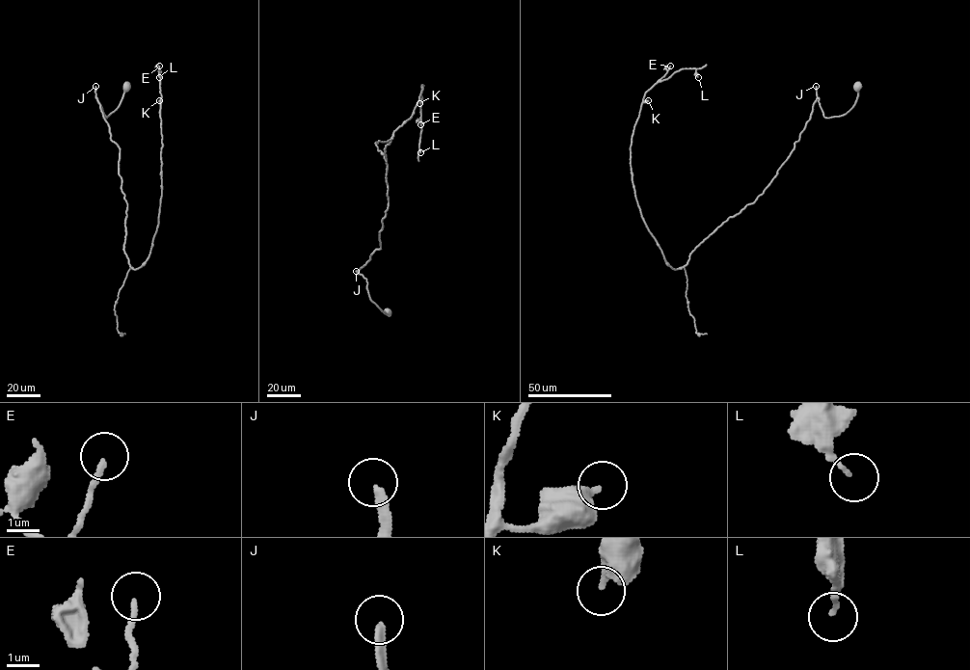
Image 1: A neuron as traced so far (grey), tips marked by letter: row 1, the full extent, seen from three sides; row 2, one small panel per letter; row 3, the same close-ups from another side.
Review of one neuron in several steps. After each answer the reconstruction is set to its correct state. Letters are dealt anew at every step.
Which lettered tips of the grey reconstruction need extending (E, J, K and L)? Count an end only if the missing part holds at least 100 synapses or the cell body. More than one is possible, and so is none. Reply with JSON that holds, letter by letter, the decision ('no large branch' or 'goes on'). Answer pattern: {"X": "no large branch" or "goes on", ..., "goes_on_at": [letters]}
{"E": "no large branch", "J": "goes on", "K": "no large branch", "L": "no large branch", "goes_on_at": ["J"]}

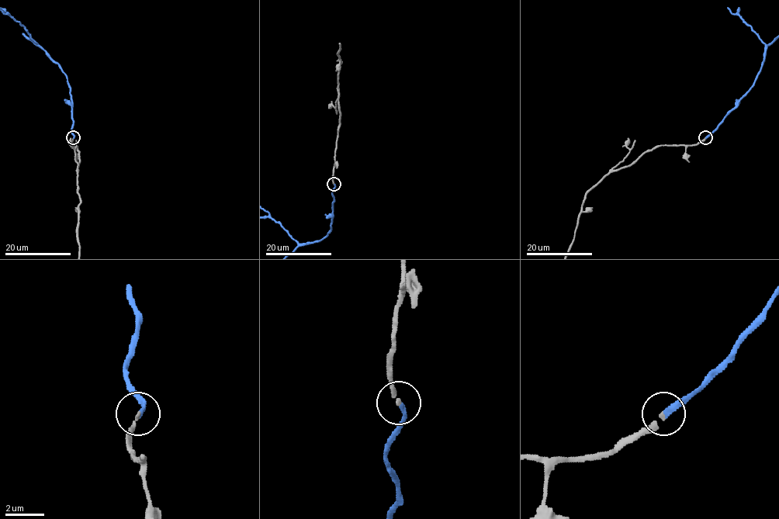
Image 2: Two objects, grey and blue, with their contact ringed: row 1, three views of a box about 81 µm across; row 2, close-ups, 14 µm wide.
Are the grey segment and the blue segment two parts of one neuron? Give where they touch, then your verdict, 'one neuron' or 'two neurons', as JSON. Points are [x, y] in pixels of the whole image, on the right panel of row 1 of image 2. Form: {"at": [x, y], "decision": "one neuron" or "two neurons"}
{"at": [705, 137], "decision": "one neuron"}

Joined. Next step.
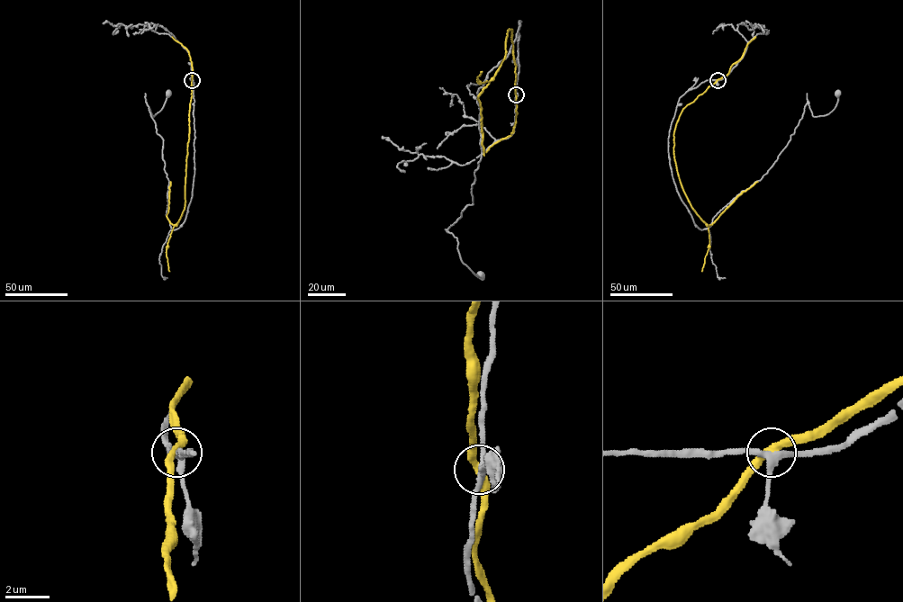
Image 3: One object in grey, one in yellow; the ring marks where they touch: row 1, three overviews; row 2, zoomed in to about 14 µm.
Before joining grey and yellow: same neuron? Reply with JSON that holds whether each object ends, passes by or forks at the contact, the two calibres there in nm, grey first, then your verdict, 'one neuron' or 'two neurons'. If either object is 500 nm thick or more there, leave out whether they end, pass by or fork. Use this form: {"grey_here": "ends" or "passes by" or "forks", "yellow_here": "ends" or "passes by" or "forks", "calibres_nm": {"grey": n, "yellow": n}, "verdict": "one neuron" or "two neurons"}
{"grey_here": "forks", "yellow_here": "passes by", "calibres_nm": {"grey": 280, "yellow": 320}, "verdict": "two neurons"}

